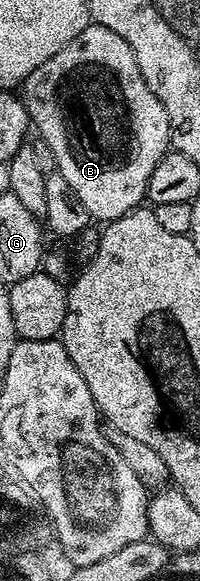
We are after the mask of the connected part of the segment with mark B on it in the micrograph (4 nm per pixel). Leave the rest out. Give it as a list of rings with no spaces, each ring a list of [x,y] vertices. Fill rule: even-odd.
[[[90,22],[83,34],[71,38],[59,54],[47,58],[39,70],[25,79],[19,95],[36,135],[51,146],[57,171],[67,178],[67,183],[71,185],[71,190],[75,190],[83,206],[87,206],[89,217],[94,221],[108,222],[142,207],[147,182],[151,180],[155,166],[159,166],[171,148],[169,119],[167,110],[163,110],[163,102],[159,102],[151,86],[147,86],[131,46],[127,46],[115,30],[107,30],[107,26]]]

